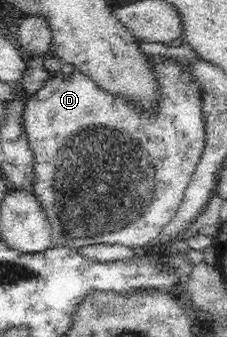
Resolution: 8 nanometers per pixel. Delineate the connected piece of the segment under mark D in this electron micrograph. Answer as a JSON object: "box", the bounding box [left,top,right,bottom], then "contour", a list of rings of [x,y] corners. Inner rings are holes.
{"box":[21,55,205,250],"contour":[[[153,55],[148,61],[159,89],[152,113],[139,111],[131,101],[104,92],[79,70],[51,77],[44,88],[28,98],[21,123],[35,155],[30,192],[39,199],[51,225],[51,248],[78,249],[105,243],[145,250],[146,244],[157,238],[181,206],[205,146],[201,88],[189,65],[160,55]]]}

